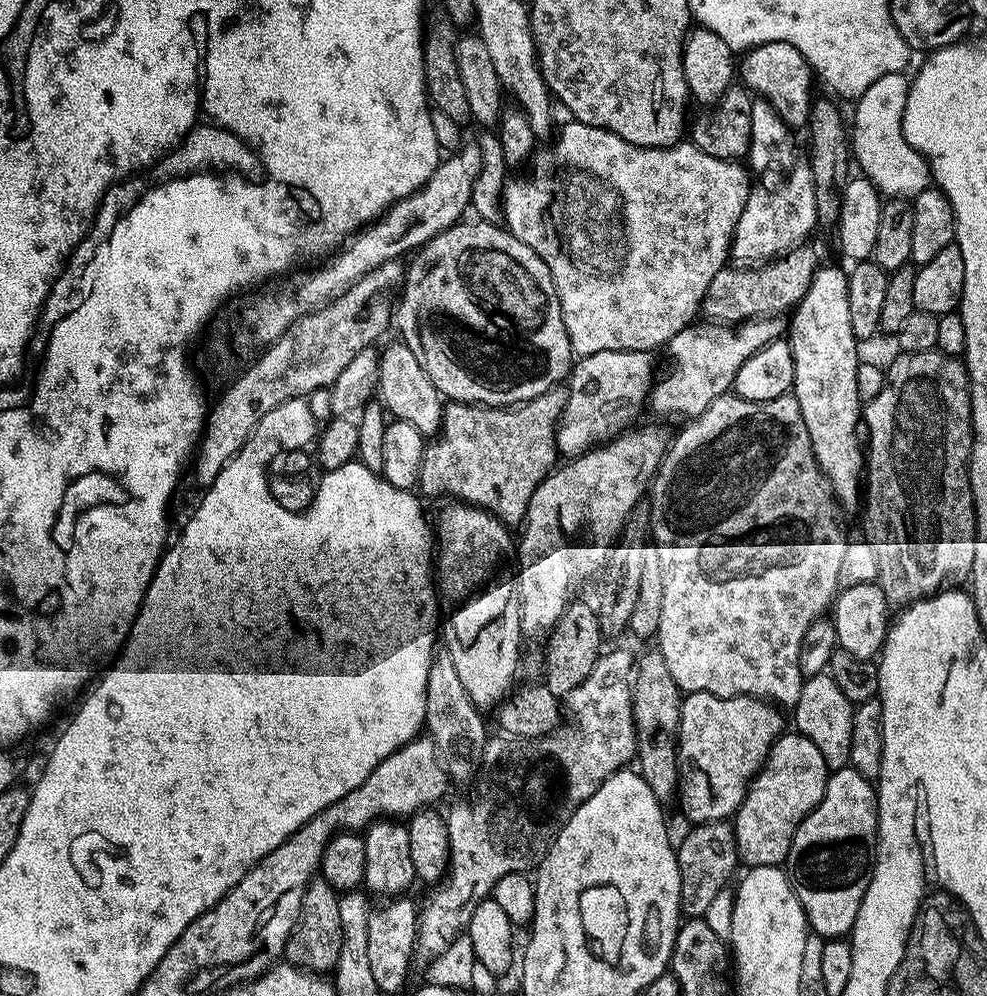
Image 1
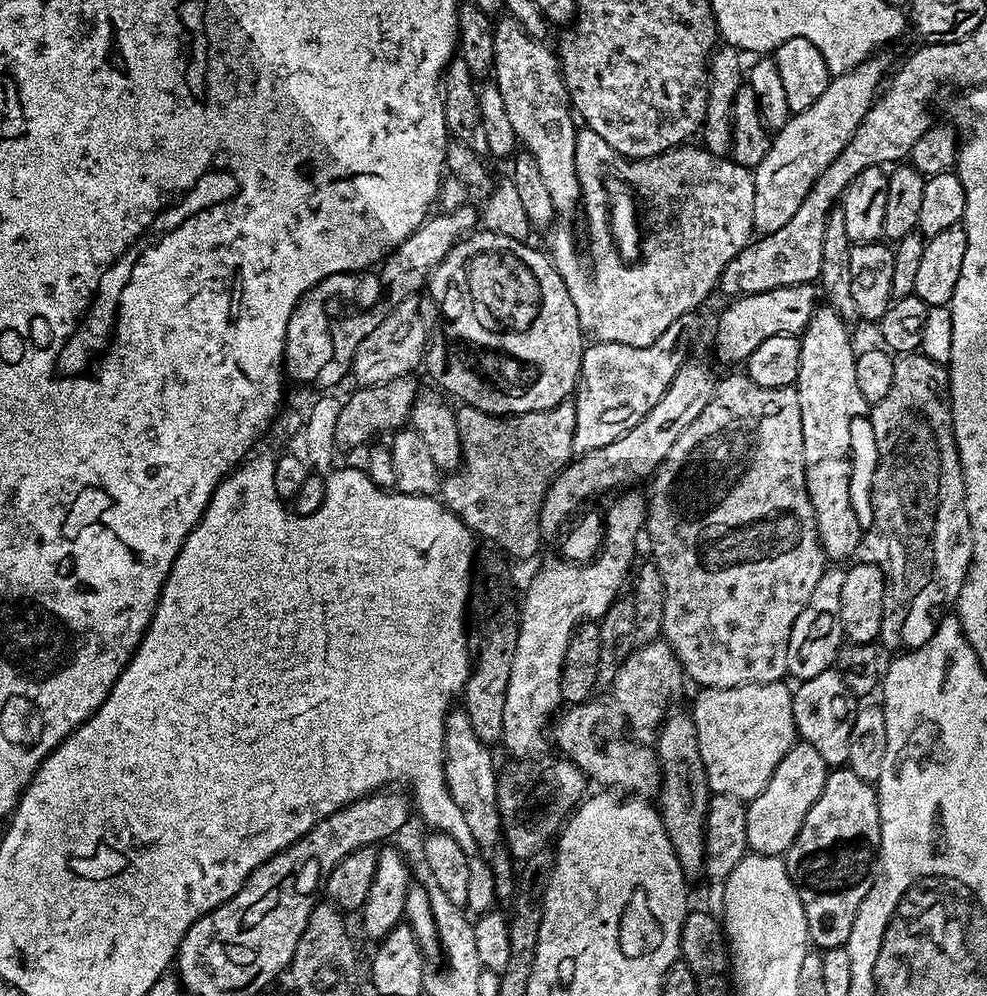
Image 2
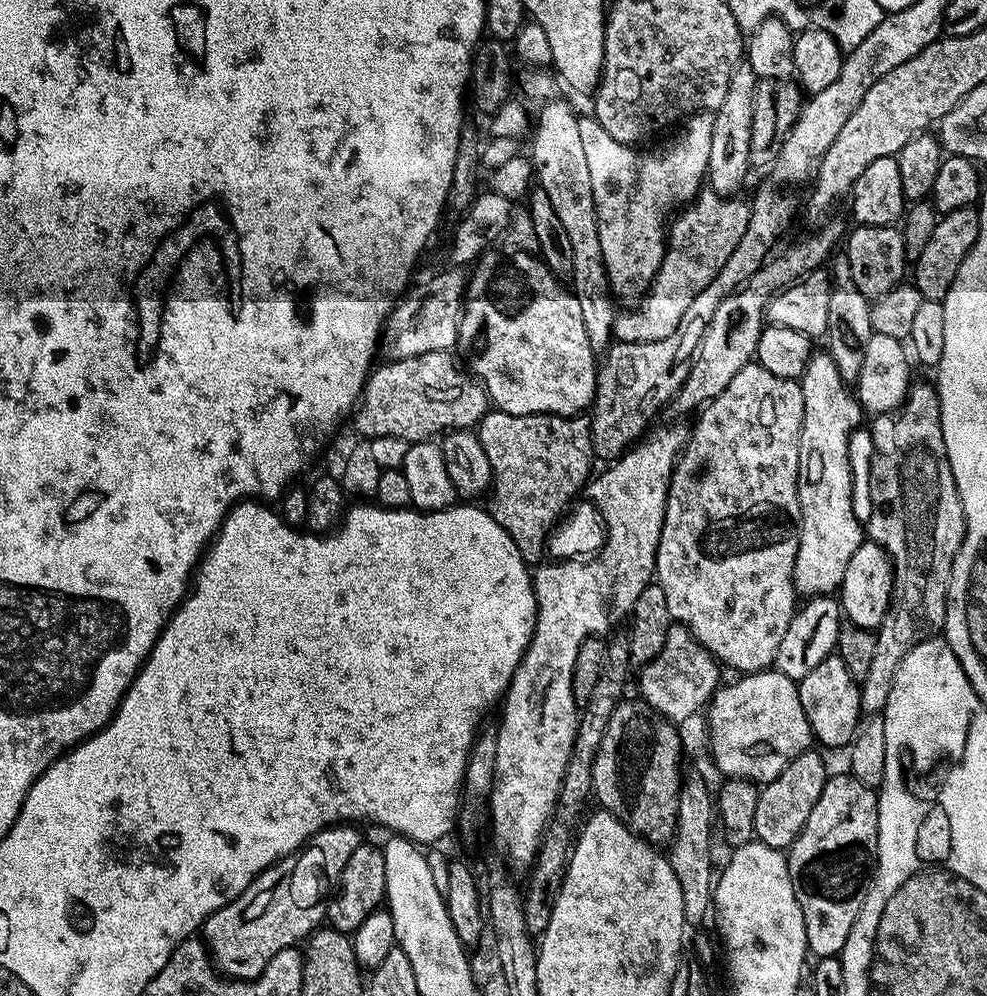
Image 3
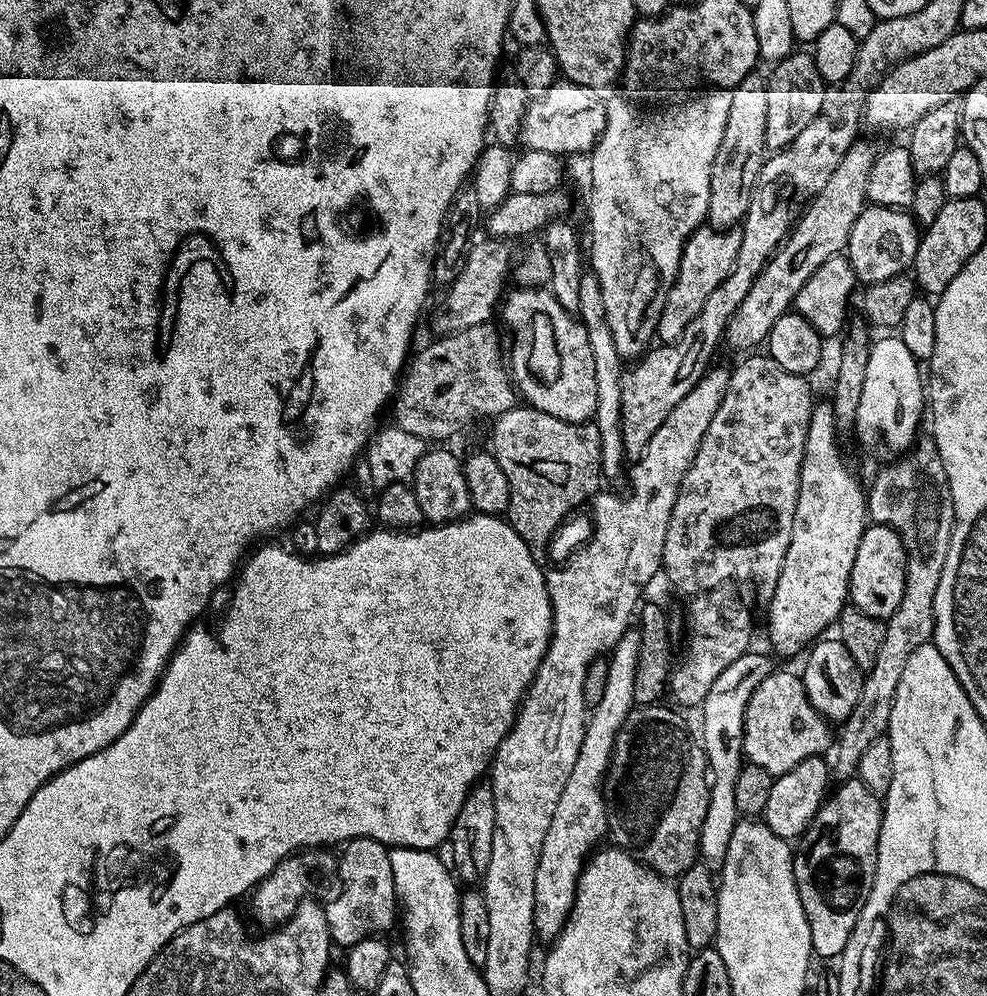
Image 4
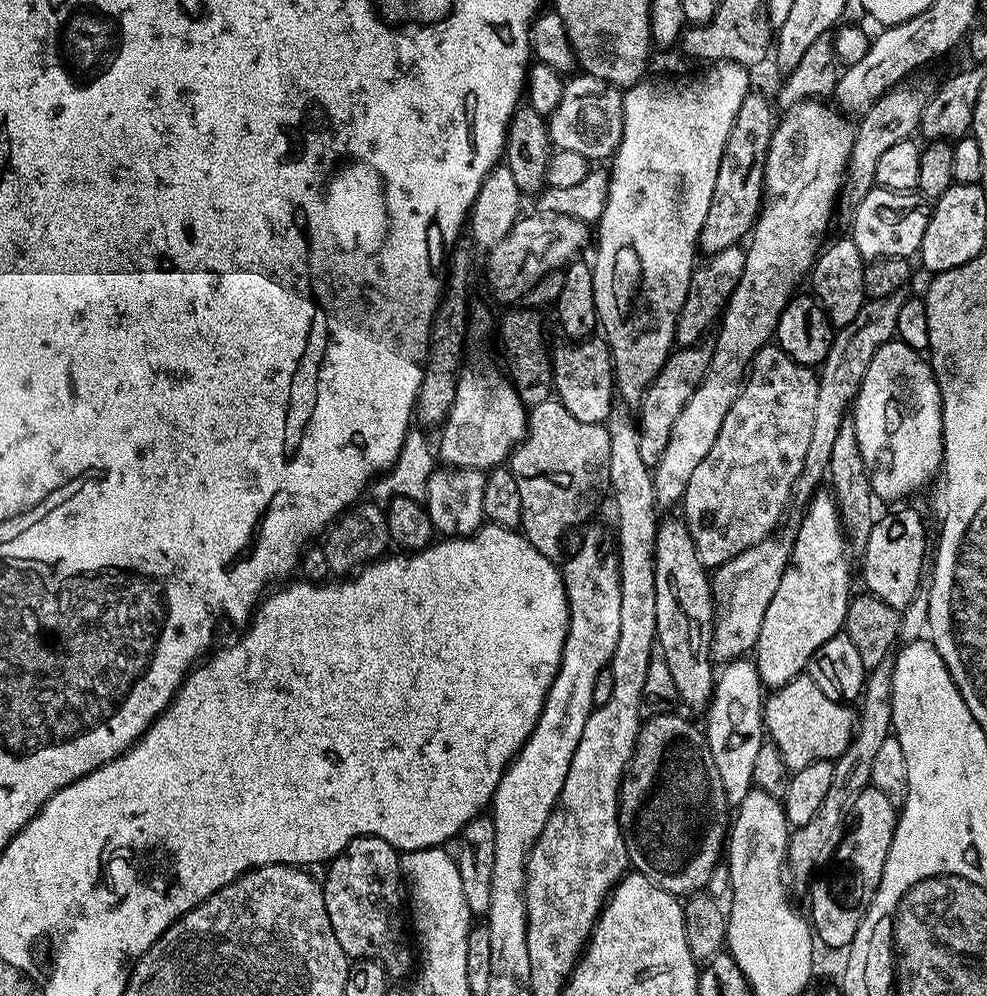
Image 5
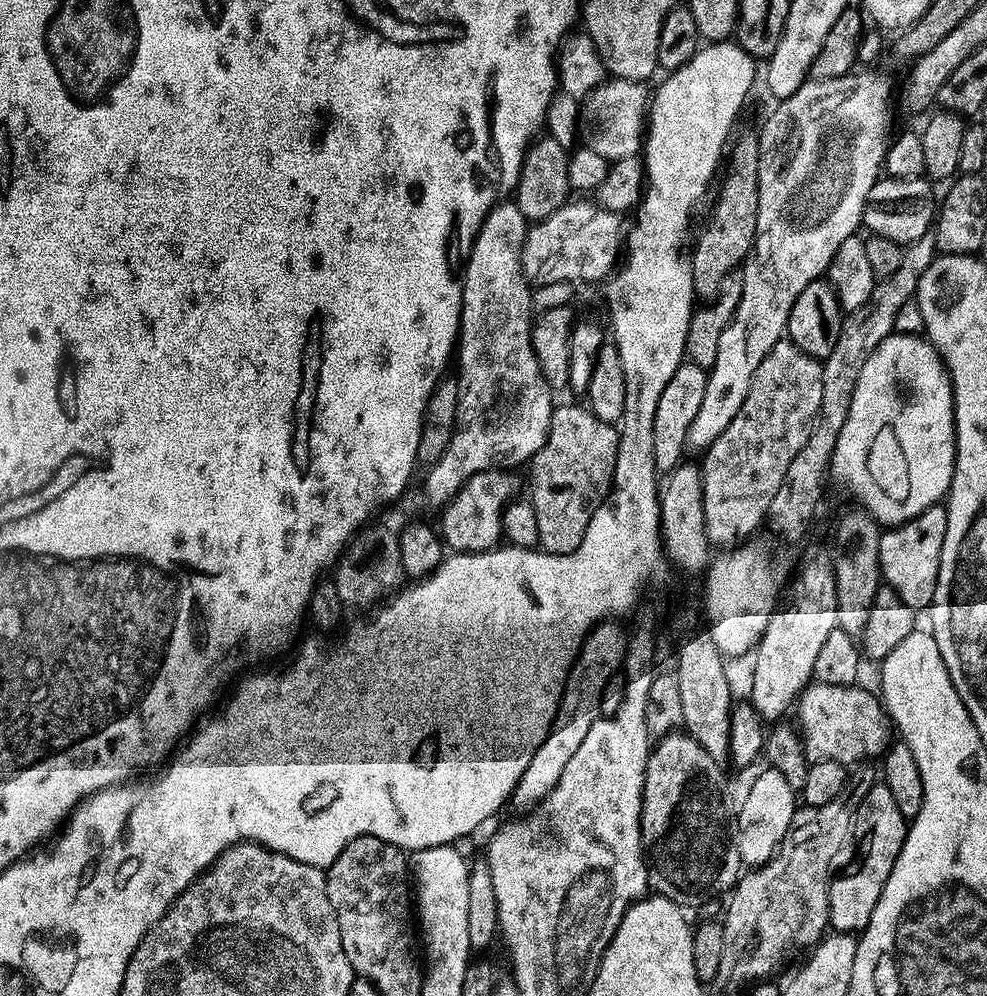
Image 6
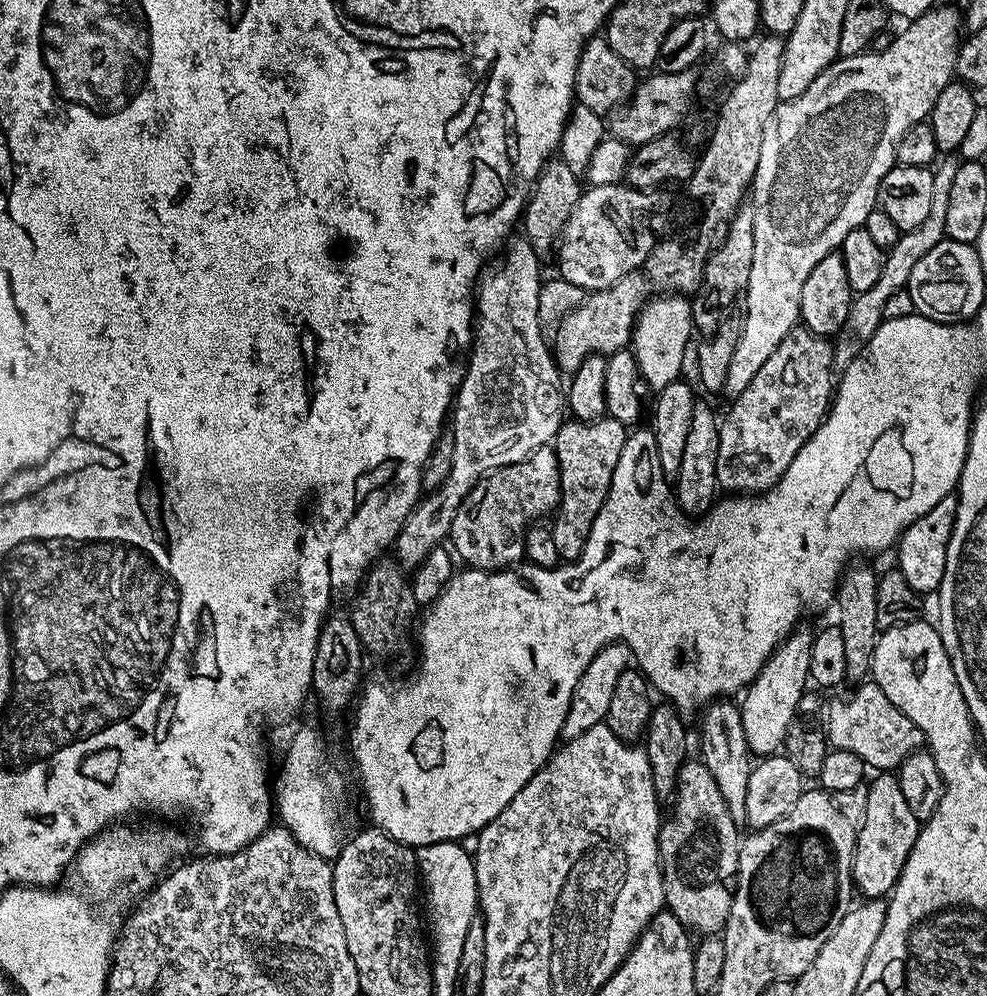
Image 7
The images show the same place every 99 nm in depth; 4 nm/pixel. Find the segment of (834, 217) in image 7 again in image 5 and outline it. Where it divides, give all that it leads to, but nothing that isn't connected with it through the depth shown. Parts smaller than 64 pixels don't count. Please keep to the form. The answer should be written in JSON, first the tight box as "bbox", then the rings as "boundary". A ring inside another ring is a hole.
{"bbox":[652,98,856,509],"boundary":[[[819,98],[804,100],[794,105],[777,119],[776,129],[772,131],[764,163],[762,207],[746,244],[746,270],[742,270],[738,286],[733,290],[728,303],[724,305],[724,311],[718,321],[720,333],[712,344],[712,357],[704,380],[698,386],[698,390],[694,390],[690,402],[682,406],[682,414],[678,414],[674,430],[670,430],[670,442],[666,442],[666,451],[662,453],[662,458],[656,463],[652,474],[656,503],[661,509],[670,507],[675,500],[676,503],[683,501],[684,491],[690,482],[690,474],[694,474],[694,470],[702,463],[702,458],[710,454],[710,446],[714,446],[714,438],[718,438],[718,430],[722,430],[722,421],[726,419],[730,406],[734,406],[734,398],[738,398],[740,385],[746,379],[754,354],[763,344],[773,339],[782,310],[799,289],[796,287],[799,286],[800,279],[803,276],[805,279],[811,273],[812,266],[821,251],[820,235],[827,230],[836,204],[838,208],[838,201],[841,199],[844,181],[848,174],[850,150],[856,138],[853,121],[831,103],[828,103],[829,105],[826,103],[828,102]]]}

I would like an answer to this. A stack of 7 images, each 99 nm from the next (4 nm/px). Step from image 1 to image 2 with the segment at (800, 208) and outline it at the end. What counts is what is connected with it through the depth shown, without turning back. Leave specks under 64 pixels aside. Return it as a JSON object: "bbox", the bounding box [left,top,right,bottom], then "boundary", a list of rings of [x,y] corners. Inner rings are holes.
{"bbox":[754,58,888,234],"boundary":[[[880,58],[863,60],[854,70],[841,76],[832,76],[826,90],[822,90],[818,102],[814,102],[814,106],[809,106],[807,110],[791,113],[788,121],[771,137],[766,158],[762,158],[762,162],[754,170],[754,229],[757,233],[767,234],[782,230],[782,226],[786,226],[786,222],[790,222],[790,218],[798,214],[798,206],[802,206],[806,194],[810,194],[822,170],[826,170],[826,166],[830,166],[830,162],[834,162],[834,158],[842,154],[842,150],[858,130],[862,118],[877,99],[878,89],[885,83],[884,71],[888,64],[884,60],[876,59]]]}

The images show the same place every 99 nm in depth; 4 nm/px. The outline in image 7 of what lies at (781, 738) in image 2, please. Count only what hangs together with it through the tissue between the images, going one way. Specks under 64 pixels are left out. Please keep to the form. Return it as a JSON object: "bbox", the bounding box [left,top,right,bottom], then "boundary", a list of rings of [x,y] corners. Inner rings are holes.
{"bbox":[826,682,924,770],"boundary":[[[864,682],[853,696],[848,696],[845,700],[836,700],[826,708],[826,731],[828,742],[832,748],[838,750],[848,750],[858,754],[858,758],[864,760],[869,769],[895,770],[900,767],[900,763],[917,751],[924,744],[924,735],[875,682]]]}

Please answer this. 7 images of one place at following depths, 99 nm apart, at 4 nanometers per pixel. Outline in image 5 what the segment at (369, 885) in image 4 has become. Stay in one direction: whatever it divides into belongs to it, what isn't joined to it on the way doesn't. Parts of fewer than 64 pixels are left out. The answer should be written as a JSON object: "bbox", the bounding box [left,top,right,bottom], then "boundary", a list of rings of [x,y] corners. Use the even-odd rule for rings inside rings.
{"bbox":[322,836,414,978],"boundary":[[[359,836],[351,840],[337,856],[332,857],[327,865],[328,877],[322,880],[326,914],[330,914],[330,926],[334,926],[334,938],[338,938],[338,946],[342,946],[350,958],[377,960],[392,978],[404,976],[408,971],[411,973],[414,968],[414,944],[408,941],[400,857],[401,853],[390,846],[390,842],[377,836]]]}

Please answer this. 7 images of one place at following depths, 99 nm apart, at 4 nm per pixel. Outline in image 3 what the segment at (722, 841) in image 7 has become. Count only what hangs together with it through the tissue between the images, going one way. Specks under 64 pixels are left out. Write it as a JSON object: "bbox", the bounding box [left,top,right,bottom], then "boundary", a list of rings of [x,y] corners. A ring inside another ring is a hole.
{"bbox":[592,698,682,846],"boundary":[[[625,698],[610,714],[610,722],[606,726],[606,734],[602,738],[602,746],[598,746],[598,754],[594,758],[594,774],[592,790],[594,800],[599,807],[614,818],[622,821],[631,832],[641,836],[653,846],[664,846],[671,841],[676,832],[678,818],[678,798],[682,783],[680,758],[682,751],[677,725],[666,719],[660,712],[654,711],[643,698]]]}

